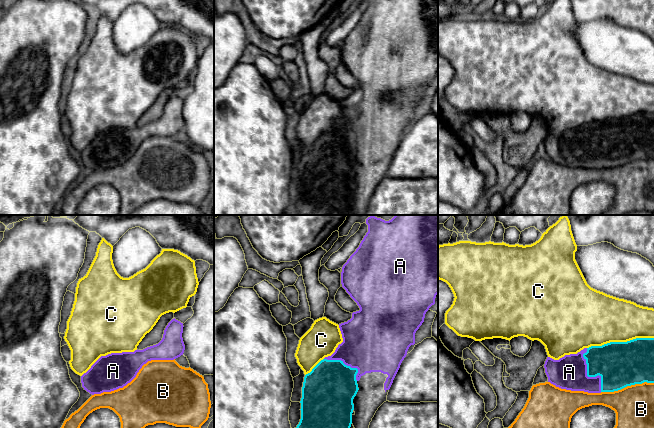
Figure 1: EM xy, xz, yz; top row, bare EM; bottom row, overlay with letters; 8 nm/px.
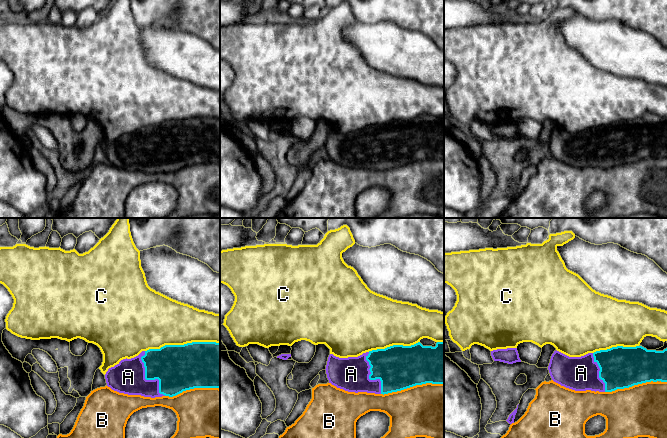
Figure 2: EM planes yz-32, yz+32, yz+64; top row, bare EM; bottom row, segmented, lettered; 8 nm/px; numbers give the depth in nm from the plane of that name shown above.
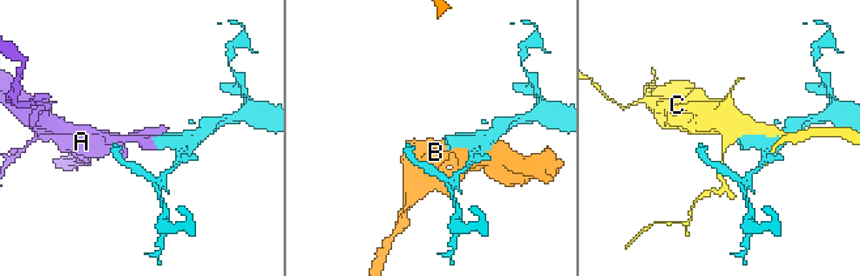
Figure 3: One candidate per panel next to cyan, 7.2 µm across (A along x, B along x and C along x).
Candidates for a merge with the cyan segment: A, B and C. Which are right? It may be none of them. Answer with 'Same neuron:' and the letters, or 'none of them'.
Same neuron: A

